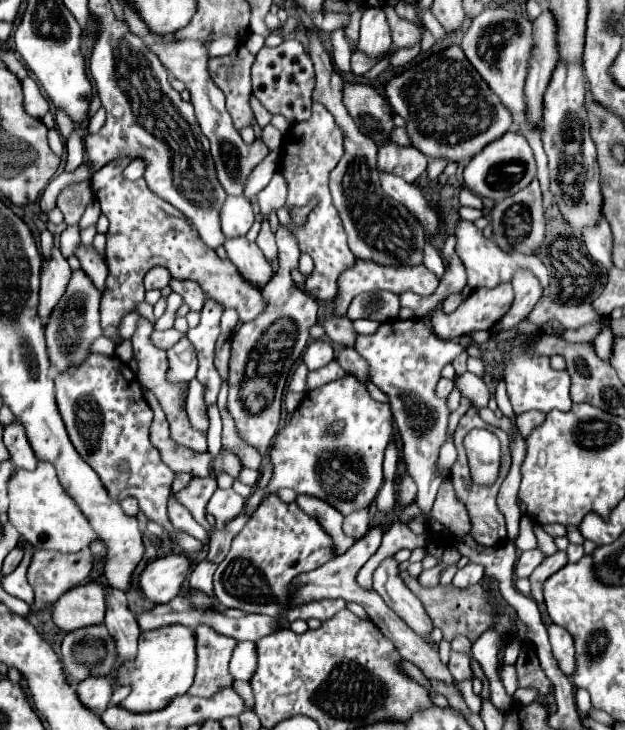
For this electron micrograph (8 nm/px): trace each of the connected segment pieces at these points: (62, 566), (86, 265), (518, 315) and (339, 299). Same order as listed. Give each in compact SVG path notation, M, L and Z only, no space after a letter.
M36 549L28 567L28 583L34 589L34 603L30 605L32 611L42 611L46 605L54 605L54 601L66 593L68 589L72 589L74 585L82 583L90 571L94 567L94 555L90 553L90 549L82 549L78 553L68 553L68 555L60 555L54 559L54 551L48 549Z
M80 245L80 247L78 247L76 257L80 259L82 269L84 269L84 273L90 277L92 285L94 285L94 287L104 295L106 275L108 275L108 269L106 269L104 261L98 257L98 253L96 253L92 247L90 247L90 249L86 249L84 245Z
M518 271L512 279L512 287L514 287L514 301L508 313L498 321L500 331L516 329L522 321L526 321L526 317L542 297L542 287L530 271Z
M356 261L354 267L346 269L340 279L338 279L338 295L336 295L336 315L346 315L346 309L350 305L350 301L362 293L362 291L392 291L392 293L402 293L402 291L414 291L422 297L430 297L438 287L438 279L434 273L430 273L424 265L416 265L416 267L382 267L376 265L372 261Z

